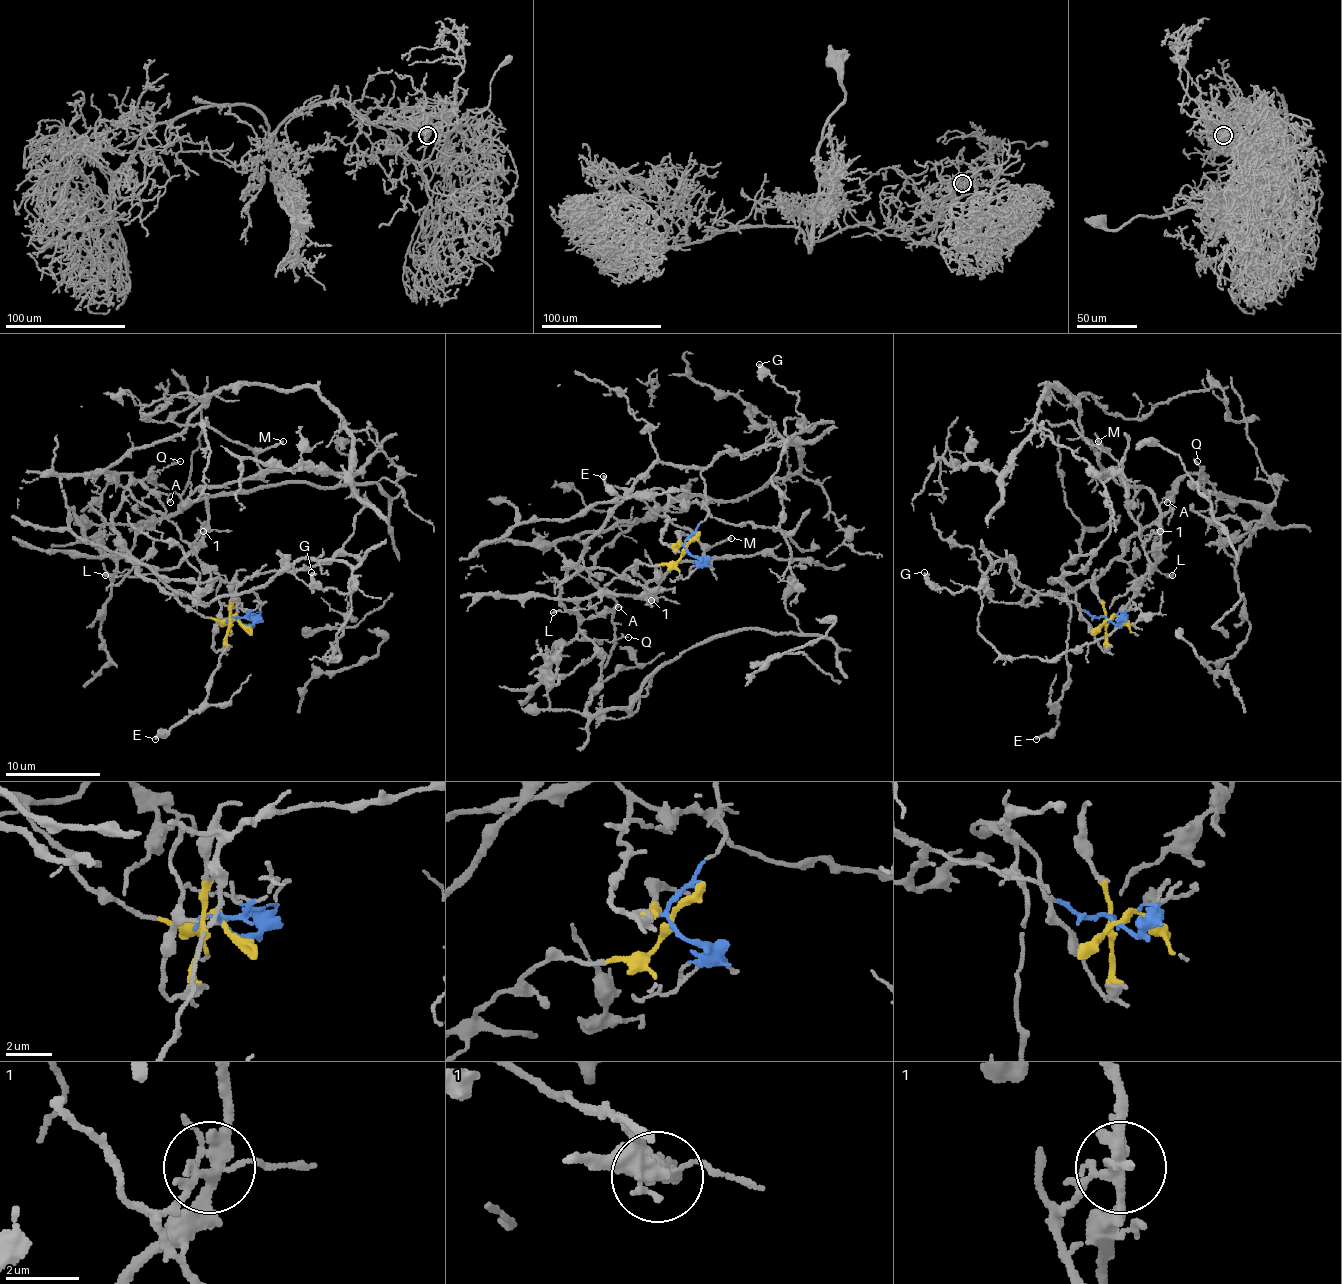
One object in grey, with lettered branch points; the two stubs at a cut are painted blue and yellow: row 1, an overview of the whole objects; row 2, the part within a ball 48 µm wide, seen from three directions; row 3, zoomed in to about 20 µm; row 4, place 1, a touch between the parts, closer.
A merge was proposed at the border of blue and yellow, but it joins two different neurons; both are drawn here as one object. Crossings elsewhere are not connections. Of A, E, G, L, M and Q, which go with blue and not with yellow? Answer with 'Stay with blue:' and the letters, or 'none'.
Stay with blue: A, G, Q

